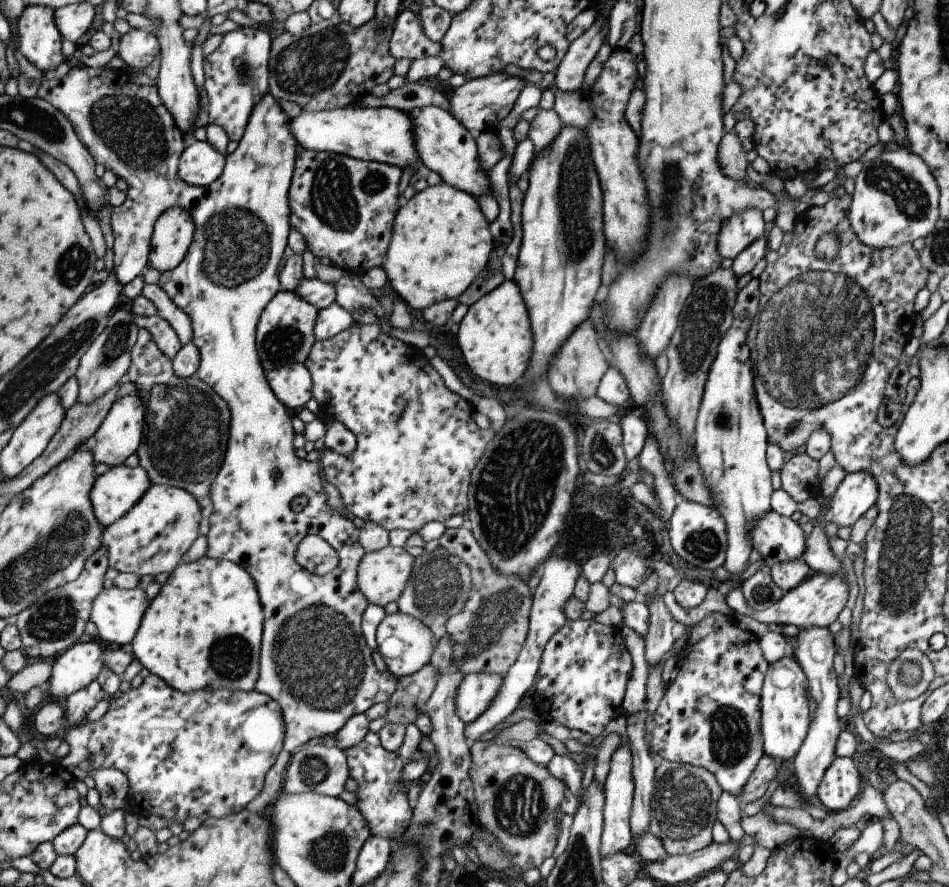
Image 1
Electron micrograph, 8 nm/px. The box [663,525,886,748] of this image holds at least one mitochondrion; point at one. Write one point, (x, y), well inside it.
(763, 593)

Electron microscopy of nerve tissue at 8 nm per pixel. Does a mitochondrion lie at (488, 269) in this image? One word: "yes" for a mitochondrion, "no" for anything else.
no

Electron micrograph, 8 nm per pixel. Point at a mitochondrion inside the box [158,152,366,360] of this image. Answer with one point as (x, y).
(236, 248)

